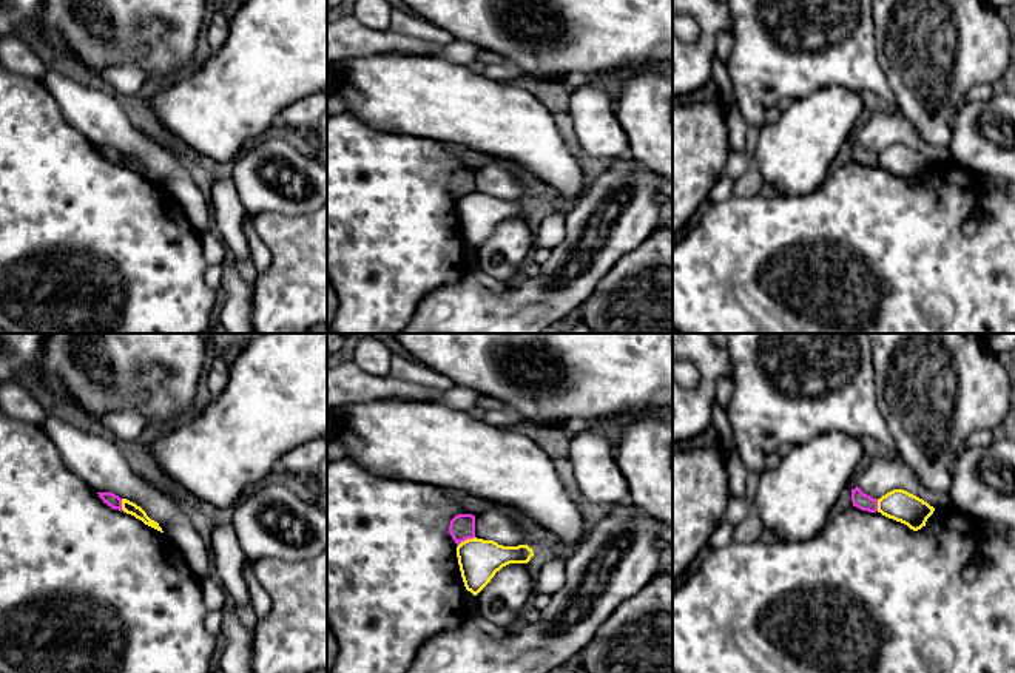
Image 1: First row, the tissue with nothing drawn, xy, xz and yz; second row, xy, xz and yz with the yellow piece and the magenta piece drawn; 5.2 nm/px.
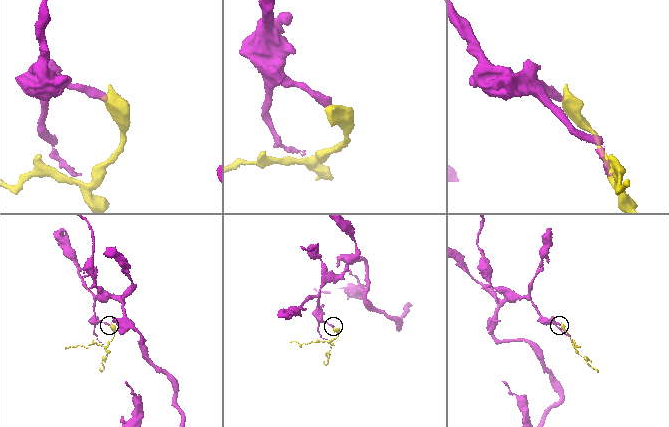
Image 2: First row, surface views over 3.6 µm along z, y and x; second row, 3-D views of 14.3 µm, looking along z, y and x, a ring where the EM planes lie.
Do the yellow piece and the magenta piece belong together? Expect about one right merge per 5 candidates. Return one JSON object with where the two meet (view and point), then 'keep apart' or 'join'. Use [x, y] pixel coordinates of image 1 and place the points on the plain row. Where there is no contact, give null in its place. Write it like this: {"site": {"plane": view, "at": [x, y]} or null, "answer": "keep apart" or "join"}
{"site": {"plane": "xz", "at": [468, 193]}, "answer": "keep apart"}

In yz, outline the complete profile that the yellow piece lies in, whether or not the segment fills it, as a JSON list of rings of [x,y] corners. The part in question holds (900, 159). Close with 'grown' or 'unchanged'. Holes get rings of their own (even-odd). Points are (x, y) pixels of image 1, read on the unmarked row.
[[[893,144],[878,153],[878,167],[907,179],[913,185],[926,181],[933,165],[935,162],[927,156],[904,144]]] | unchanged

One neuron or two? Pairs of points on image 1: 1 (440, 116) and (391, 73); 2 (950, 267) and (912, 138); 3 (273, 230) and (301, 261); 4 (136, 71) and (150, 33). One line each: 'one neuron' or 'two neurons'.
1: one neuron
2: two neurons
3: one neuron
4: one neuron

